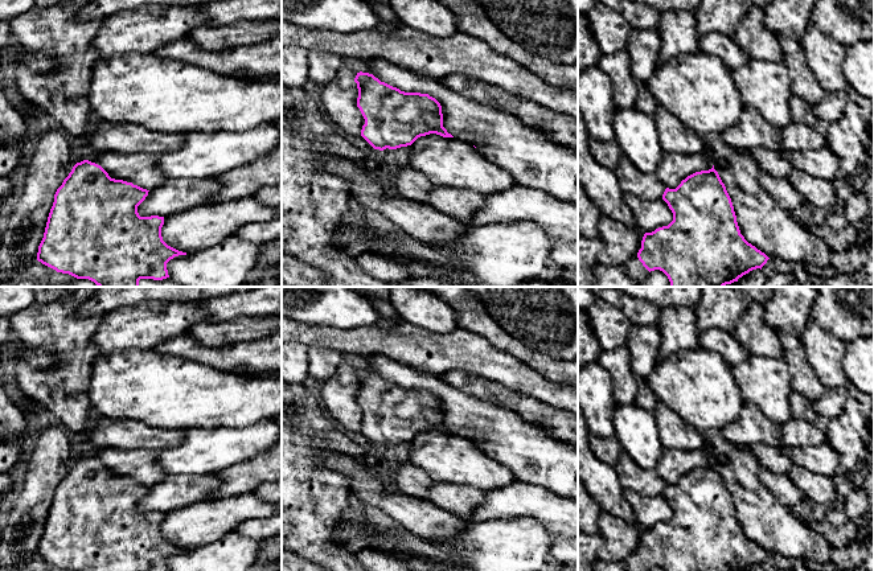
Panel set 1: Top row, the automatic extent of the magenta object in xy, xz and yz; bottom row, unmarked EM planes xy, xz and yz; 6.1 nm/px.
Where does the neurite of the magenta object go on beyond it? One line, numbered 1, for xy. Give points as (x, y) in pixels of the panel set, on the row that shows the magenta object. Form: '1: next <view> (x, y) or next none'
1: next none

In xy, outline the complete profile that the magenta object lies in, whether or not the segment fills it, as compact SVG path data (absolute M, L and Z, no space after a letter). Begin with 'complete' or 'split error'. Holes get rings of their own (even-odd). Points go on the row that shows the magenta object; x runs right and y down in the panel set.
complete; M89 160L77 163L54 194L44 238L38 246L37 260L77 279L89 279L98 287L139 287L140 279L163 280L169 278L167 263L186 252L168 246L161 237L164 217L140 217L138 206L148 196L132 182L115 180L98 164Z

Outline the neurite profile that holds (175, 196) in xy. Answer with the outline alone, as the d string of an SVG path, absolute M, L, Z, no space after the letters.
M167 180L148 192L145 200L138 206L140 217L169 217L189 208L209 204L221 189L217 180Z

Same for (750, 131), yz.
M744 106L733 127L729 127L722 139L735 151L752 151L763 147L771 151L783 151L781 130L767 123L752 107Z

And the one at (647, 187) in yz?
M624 153L619 159L615 174L624 193L633 194L641 200L660 200L666 189L656 173L643 173Z

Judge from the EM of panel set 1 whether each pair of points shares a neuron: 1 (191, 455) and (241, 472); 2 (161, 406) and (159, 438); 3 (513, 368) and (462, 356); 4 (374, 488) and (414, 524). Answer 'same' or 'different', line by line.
1: different
2: different
3: same
4: same

